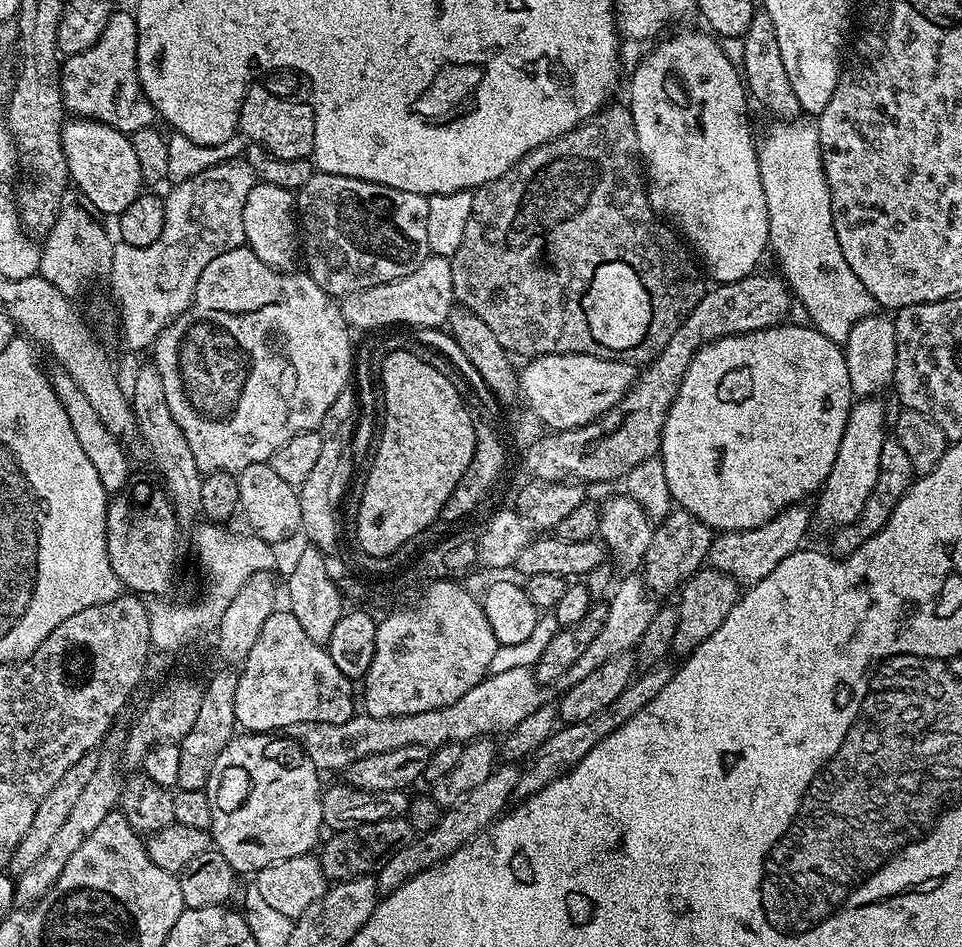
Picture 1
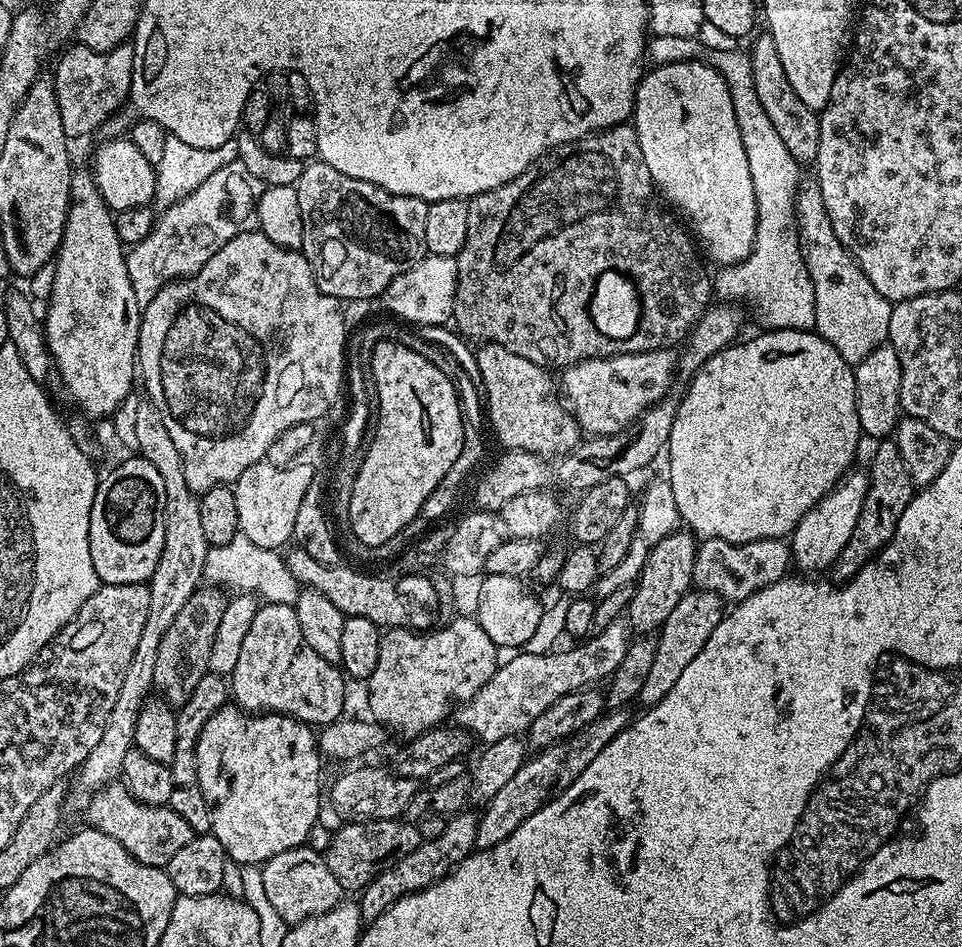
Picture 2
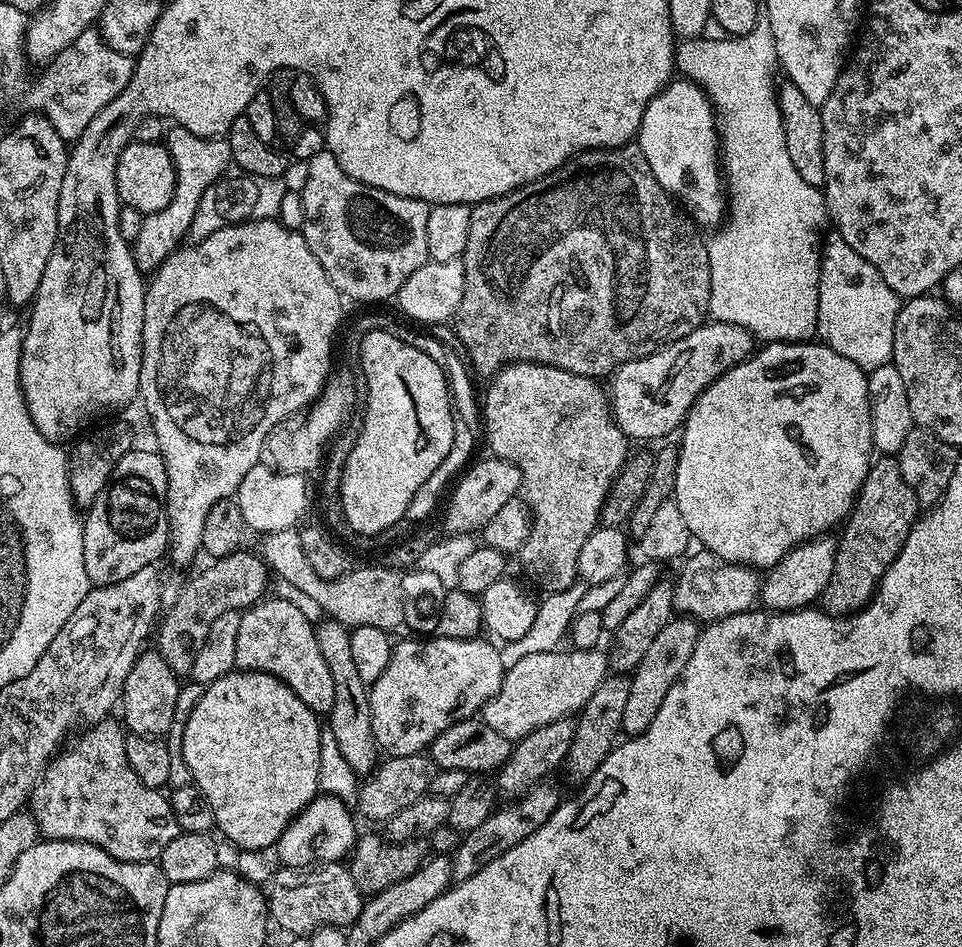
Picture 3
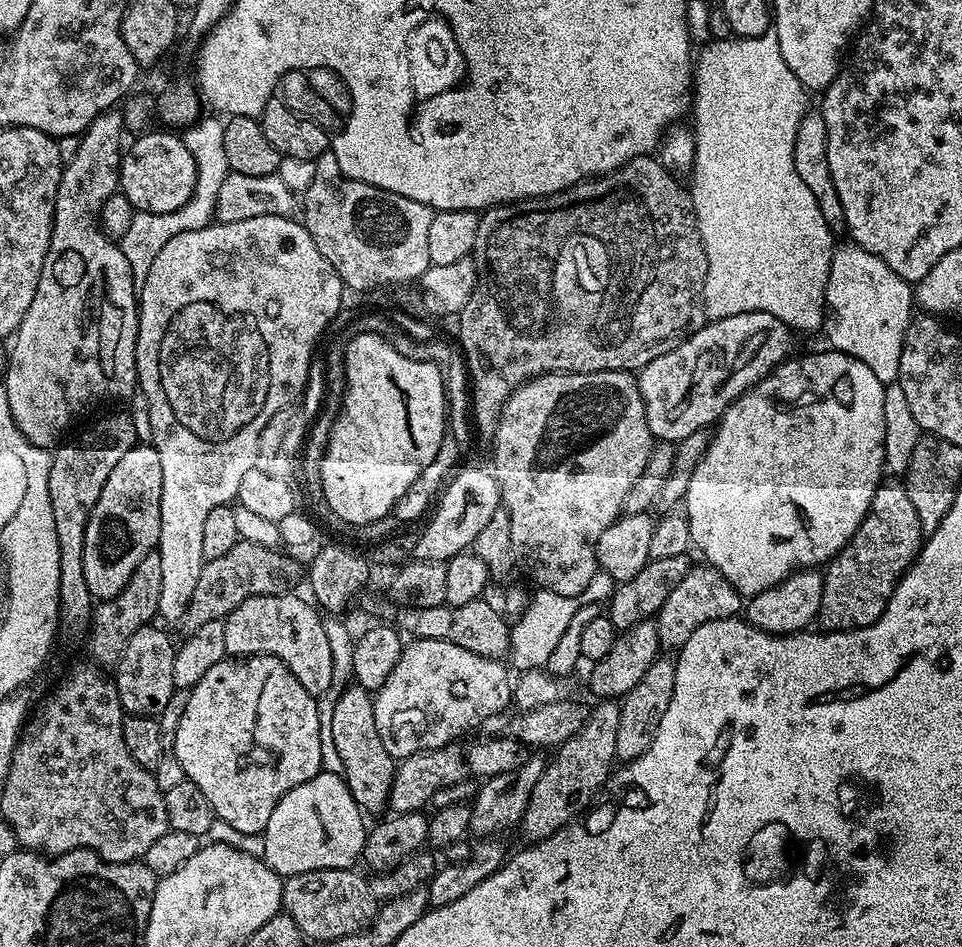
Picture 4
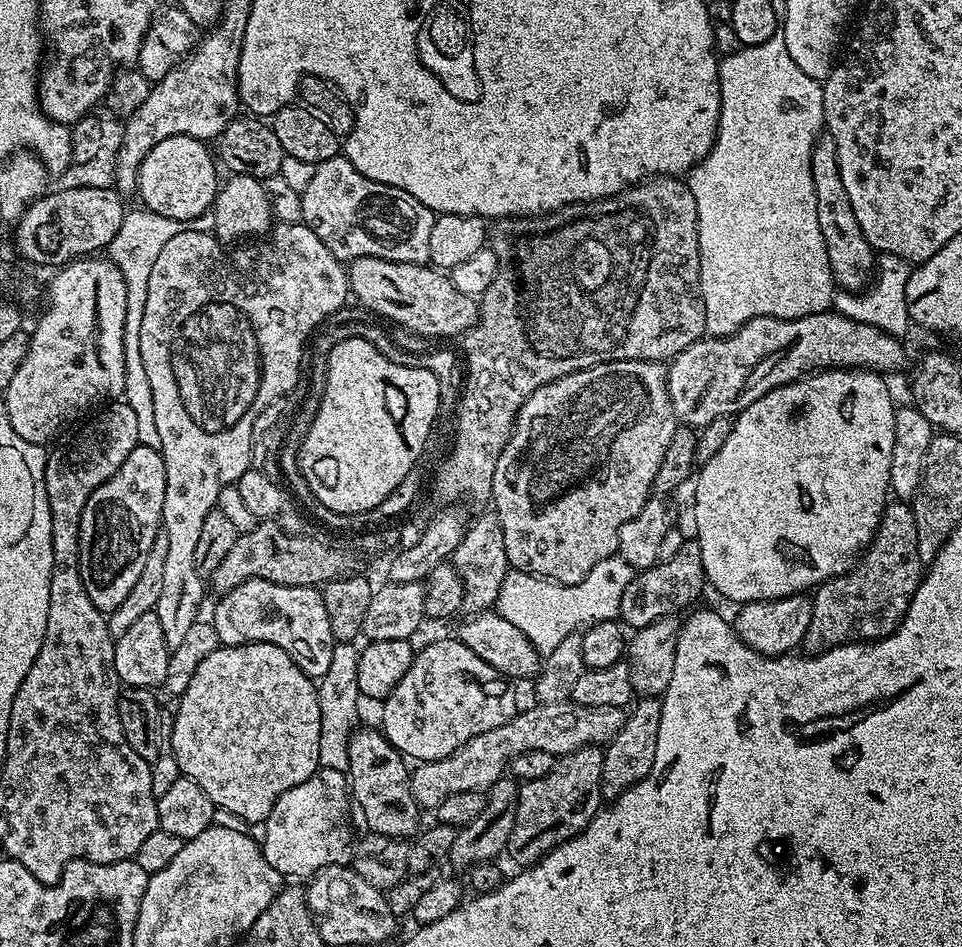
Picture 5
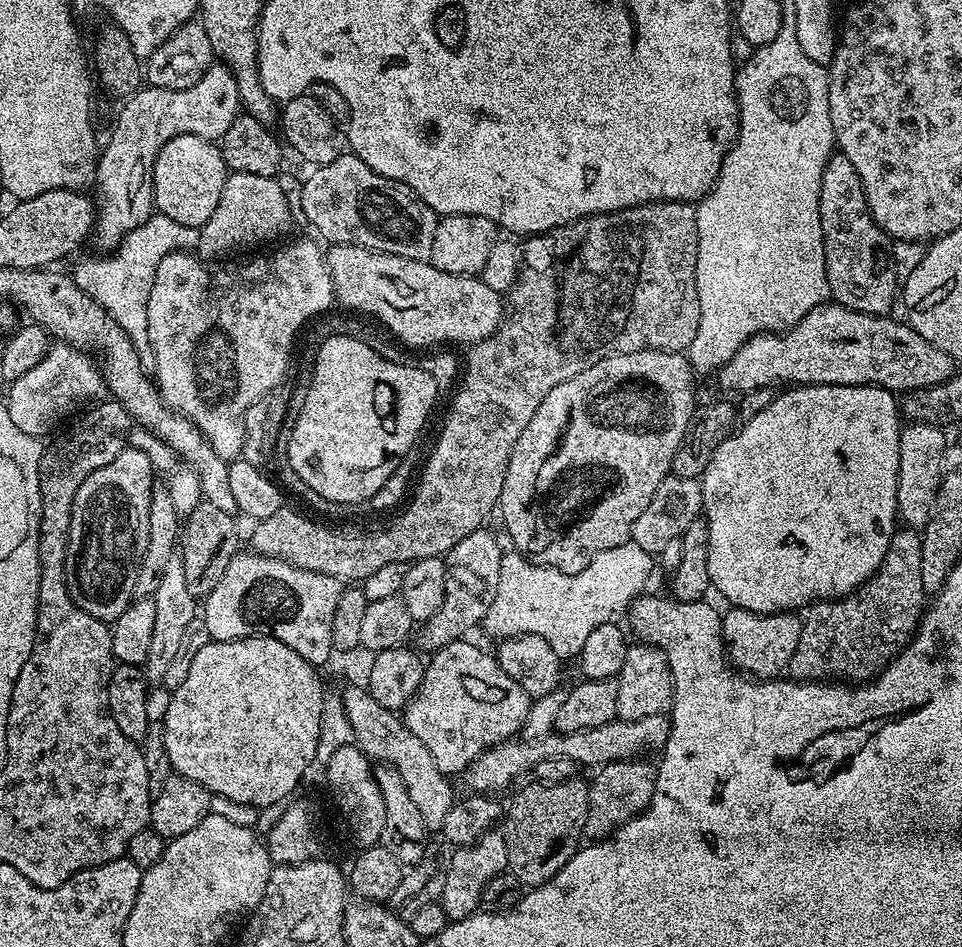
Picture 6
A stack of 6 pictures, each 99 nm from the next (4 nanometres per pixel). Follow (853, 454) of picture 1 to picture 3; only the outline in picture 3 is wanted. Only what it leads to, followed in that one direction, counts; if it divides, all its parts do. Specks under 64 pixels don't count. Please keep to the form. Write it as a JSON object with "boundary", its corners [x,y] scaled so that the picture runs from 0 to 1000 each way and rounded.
{"boundary":[[[858,564],[821,580],[805,599],[797,601],[790,619],[789,637],[805,646],[827,646],[847,639],[857,628],[863,606],[867,606],[869,577],[870,571]]]}

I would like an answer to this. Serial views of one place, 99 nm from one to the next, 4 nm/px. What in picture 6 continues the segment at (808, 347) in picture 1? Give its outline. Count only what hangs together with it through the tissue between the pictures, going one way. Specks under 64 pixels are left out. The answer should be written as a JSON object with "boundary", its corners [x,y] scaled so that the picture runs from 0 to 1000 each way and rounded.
{"boundary":[[[842,405],[839,408],[823,408],[808,417],[784,441],[772,445],[768,449],[767,455],[756,460],[742,475],[740,486],[733,494],[730,504],[732,512],[732,539],[731,544],[736,550],[738,560],[738,610],[740,621],[748,624],[763,642],[774,642],[781,646],[827,646],[839,643],[841,638],[847,638],[849,634],[869,634],[872,629],[884,627],[892,619],[896,619],[902,611],[912,604],[921,589],[921,581],[927,571],[927,565],[933,561],[933,546],[931,543],[931,527],[933,526],[933,471],[936,470],[936,454],[938,451],[938,436],[933,430],[933,422],[928,415],[921,410],[913,410],[910,405],[885,405],[884,408],[871,408],[870,405]]]}

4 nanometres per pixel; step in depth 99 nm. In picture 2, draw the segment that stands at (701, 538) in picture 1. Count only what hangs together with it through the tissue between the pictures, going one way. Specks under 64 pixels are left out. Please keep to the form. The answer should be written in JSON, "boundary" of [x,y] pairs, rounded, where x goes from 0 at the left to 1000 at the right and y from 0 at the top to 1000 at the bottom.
{"boundary":[[[715,560],[699,562],[675,578],[674,588],[667,598],[665,611],[658,620],[657,634],[651,647],[652,658],[662,668],[674,669],[685,664],[686,660],[692,657],[692,653],[696,653],[701,640],[705,640],[705,636],[709,636],[709,631],[720,620],[719,607],[725,578],[725,567]]]}

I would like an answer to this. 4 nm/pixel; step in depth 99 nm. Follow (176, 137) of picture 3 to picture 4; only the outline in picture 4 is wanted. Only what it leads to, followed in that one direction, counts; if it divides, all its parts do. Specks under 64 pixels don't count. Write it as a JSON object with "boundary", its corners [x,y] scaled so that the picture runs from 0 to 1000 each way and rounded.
{"boundary":[[[213,121],[202,131],[194,132],[189,139],[193,158],[198,158],[204,172],[202,205],[198,205],[193,218],[173,226],[142,224],[131,247],[124,250],[125,263],[127,268],[131,268],[131,277],[135,277],[137,294],[142,298],[150,297],[152,289],[156,289],[156,281],[160,278],[164,264],[168,264],[168,260],[173,260],[177,251],[182,251],[184,247],[189,247],[193,243],[210,243],[215,237],[221,235],[227,218],[227,205],[231,202],[231,192],[235,192],[239,178],[235,171],[234,128],[223,121],[215,122]]]}

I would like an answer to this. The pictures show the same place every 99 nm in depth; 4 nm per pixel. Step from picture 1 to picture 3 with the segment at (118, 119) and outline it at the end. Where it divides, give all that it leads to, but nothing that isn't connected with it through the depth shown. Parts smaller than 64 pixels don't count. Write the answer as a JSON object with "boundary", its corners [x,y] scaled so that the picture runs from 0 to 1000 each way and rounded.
{"boundary":[[[93,32],[81,36],[81,40],[77,40],[77,44],[73,44],[73,49],[69,49],[69,53],[60,56],[43,75],[46,77],[30,91],[29,110],[33,113],[30,115],[45,120],[52,129],[52,133],[56,133],[56,137],[60,137],[60,141],[68,150],[77,150],[83,145],[85,137],[89,137],[89,133],[94,133],[94,129],[103,120],[106,112],[114,112],[114,108],[119,108],[119,103],[123,103],[123,99],[127,99],[127,95],[131,95],[131,91],[137,86],[138,71],[138,60],[128,59],[123,53],[109,46],[108,39],[104,37],[103,33]]]}

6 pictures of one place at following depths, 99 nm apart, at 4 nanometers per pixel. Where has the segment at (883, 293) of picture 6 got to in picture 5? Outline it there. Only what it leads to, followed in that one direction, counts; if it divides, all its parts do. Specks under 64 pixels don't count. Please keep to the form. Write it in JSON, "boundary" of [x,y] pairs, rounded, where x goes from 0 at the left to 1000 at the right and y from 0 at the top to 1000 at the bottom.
{"boundary":[[[860,141],[849,144],[842,163],[842,184],[846,188],[846,205],[850,209],[850,239],[859,256],[859,268],[863,272],[866,297],[878,308],[897,309],[907,295],[913,270],[904,260],[904,256],[900,256],[900,247],[896,247],[896,239],[892,239],[892,230],[888,230],[888,218],[884,218],[879,196],[875,194],[875,184],[871,175],[871,154],[866,144]]]}

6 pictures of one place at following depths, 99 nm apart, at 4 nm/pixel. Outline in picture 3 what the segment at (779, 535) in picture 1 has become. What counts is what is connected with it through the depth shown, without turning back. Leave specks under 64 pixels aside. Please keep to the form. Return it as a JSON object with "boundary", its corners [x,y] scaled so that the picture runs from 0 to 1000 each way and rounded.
{"boundary":[[[735,581],[723,582],[728,583],[720,582],[710,592],[711,601],[707,609],[701,612],[699,626],[704,647],[714,648],[728,657],[739,657],[779,645],[787,637],[792,616],[791,605],[787,601],[777,596],[759,596],[756,591],[747,591]]]}

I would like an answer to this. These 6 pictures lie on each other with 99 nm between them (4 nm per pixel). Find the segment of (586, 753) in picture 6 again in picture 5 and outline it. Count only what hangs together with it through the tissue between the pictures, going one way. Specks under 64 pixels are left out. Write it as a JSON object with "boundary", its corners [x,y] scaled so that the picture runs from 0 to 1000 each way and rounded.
{"boundary":[[[594,741],[565,744],[537,751],[530,762],[489,779],[484,788],[472,792],[464,800],[443,803],[427,812],[428,837],[433,849],[441,855],[452,855],[464,843],[480,838],[480,834],[506,837],[529,814],[532,801],[547,792],[568,792],[575,800],[605,792],[611,787],[630,788],[649,766],[650,753],[642,746],[607,748]]]}

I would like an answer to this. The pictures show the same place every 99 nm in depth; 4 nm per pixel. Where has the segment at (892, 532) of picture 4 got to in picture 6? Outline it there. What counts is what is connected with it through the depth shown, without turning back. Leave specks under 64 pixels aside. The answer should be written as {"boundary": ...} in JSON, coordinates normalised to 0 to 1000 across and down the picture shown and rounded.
{"boundary":[[[943,555],[937,556],[929,565],[925,577],[921,581],[921,589],[917,598],[900,614],[896,619],[889,621],[884,627],[872,629],[869,634],[849,634],[847,638],[841,638],[834,650],[834,669],[830,674],[830,686],[825,686],[825,695],[821,695],[817,706],[818,713],[828,720],[859,720],[864,716],[873,716],[877,709],[884,704],[881,698],[881,687],[888,685],[890,690],[904,695],[929,695],[952,671],[952,664],[956,661],[956,653],[963,645],[963,626],[958,619],[958,572],[957,563],[951,558]]]}

